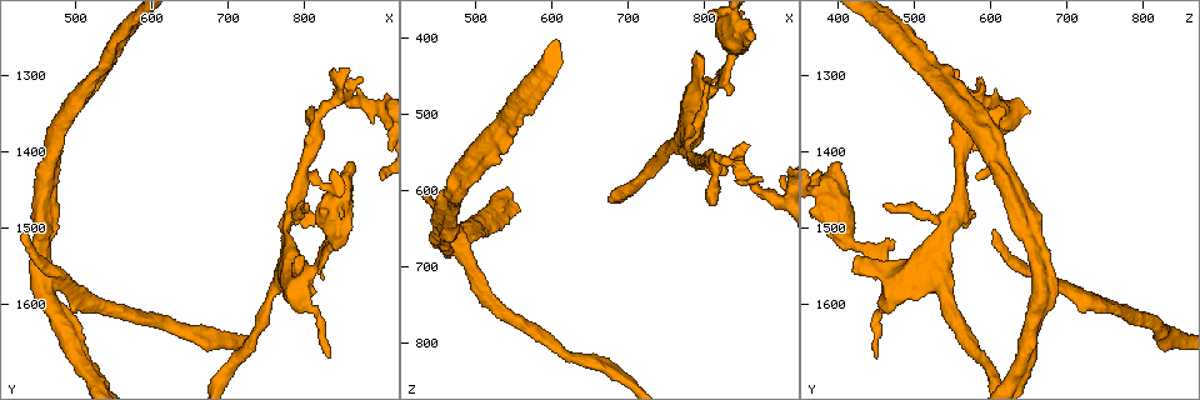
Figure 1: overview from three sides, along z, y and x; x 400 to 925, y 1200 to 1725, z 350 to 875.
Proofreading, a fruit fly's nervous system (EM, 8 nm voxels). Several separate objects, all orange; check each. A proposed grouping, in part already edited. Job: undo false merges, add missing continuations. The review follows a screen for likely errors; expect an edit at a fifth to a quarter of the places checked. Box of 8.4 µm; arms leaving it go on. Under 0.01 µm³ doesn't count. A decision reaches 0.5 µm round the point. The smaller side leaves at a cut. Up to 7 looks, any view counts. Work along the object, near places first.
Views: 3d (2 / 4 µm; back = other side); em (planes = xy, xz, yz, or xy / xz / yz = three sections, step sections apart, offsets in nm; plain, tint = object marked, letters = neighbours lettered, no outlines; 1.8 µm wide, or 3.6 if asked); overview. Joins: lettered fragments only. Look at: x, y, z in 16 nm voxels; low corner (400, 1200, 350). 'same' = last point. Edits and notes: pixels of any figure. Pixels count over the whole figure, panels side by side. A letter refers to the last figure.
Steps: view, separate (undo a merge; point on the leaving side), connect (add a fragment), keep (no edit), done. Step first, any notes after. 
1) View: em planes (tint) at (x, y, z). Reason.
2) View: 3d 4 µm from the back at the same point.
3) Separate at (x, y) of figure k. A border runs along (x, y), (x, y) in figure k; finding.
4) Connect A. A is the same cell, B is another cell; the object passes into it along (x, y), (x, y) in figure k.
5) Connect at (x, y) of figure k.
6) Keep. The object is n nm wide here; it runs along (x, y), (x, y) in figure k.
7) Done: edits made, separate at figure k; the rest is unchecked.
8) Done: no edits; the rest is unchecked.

View: em 3.6 µm xz step 8 (letters) at (785, 1555, 505). Four arms meet.

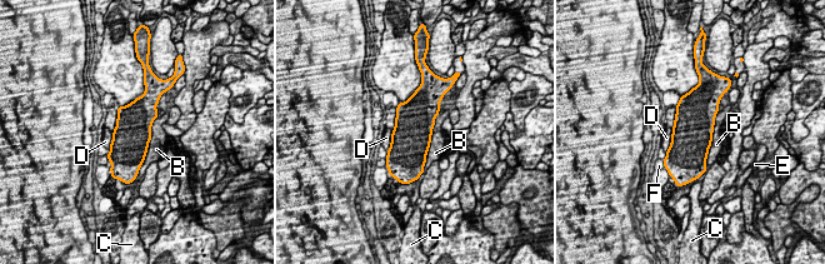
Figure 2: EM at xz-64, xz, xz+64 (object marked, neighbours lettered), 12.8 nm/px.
Keep. B, C, D, E and F are other cells; one neuron here.

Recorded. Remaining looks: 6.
View: em planes (letters) at (845, 1330, 575). A fork.

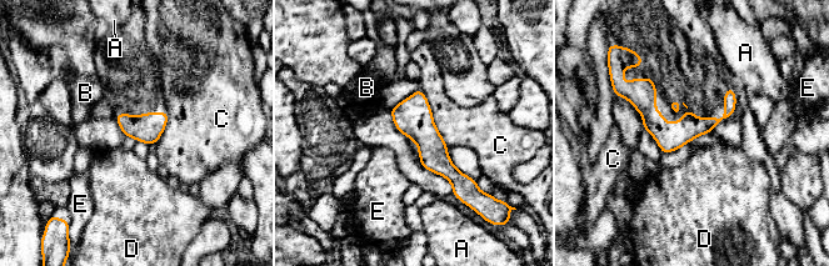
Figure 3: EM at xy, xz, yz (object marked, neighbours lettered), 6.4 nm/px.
Keep. The object is 190 nm wide here; A, B, C, D and E are other cells; one neuron here.

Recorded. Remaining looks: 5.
View: 3d 4 µm at (830, 1670, 450). Free end.

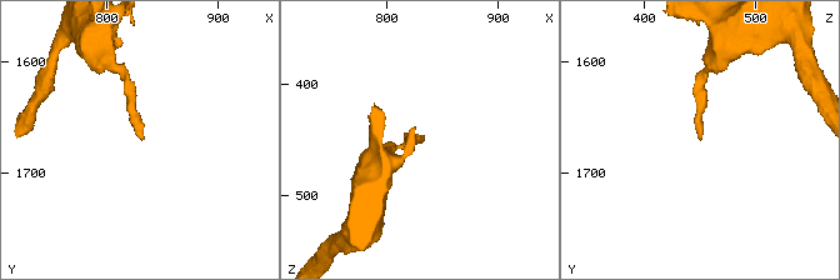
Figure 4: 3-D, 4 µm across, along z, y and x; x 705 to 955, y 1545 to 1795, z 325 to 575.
View: em planes (letters) at (832, 1670, 450).

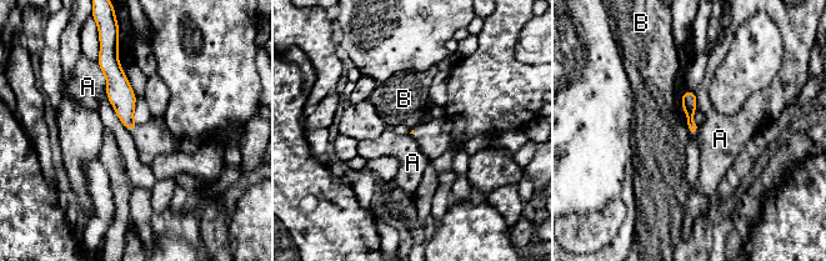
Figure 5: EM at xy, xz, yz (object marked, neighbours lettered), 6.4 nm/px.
Keep. A and B are other cells; a border runs along (680, 98), (690, 130) in figure 5; none of them fits.

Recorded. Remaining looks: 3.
Done: no edits; the rest is unchecked.

